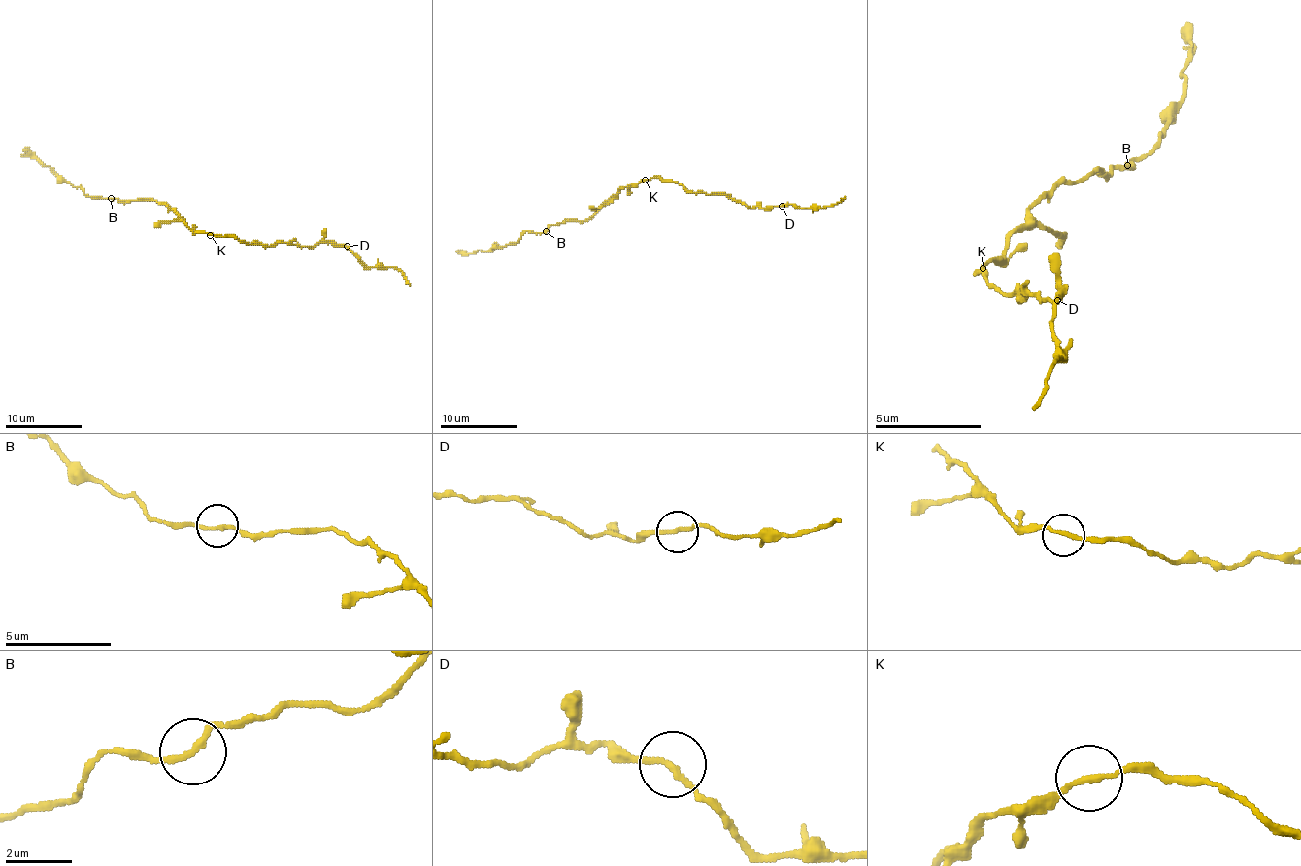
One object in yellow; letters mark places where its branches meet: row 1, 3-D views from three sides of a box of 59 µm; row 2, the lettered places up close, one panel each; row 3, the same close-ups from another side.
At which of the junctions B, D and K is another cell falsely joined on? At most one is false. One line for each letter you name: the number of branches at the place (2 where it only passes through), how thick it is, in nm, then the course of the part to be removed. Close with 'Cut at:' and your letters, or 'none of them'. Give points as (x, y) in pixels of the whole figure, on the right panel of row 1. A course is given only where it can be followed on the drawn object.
Cut at: none of them

